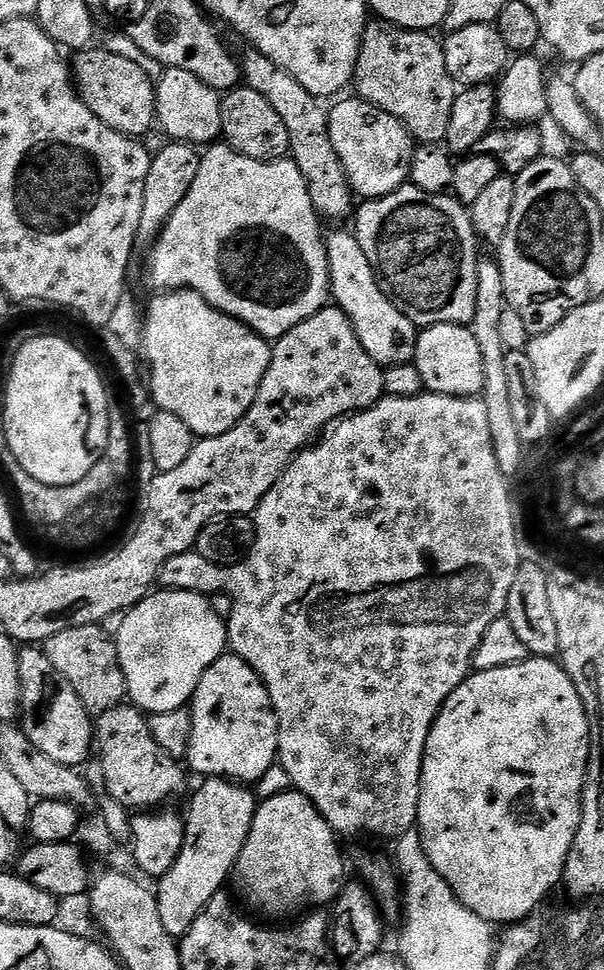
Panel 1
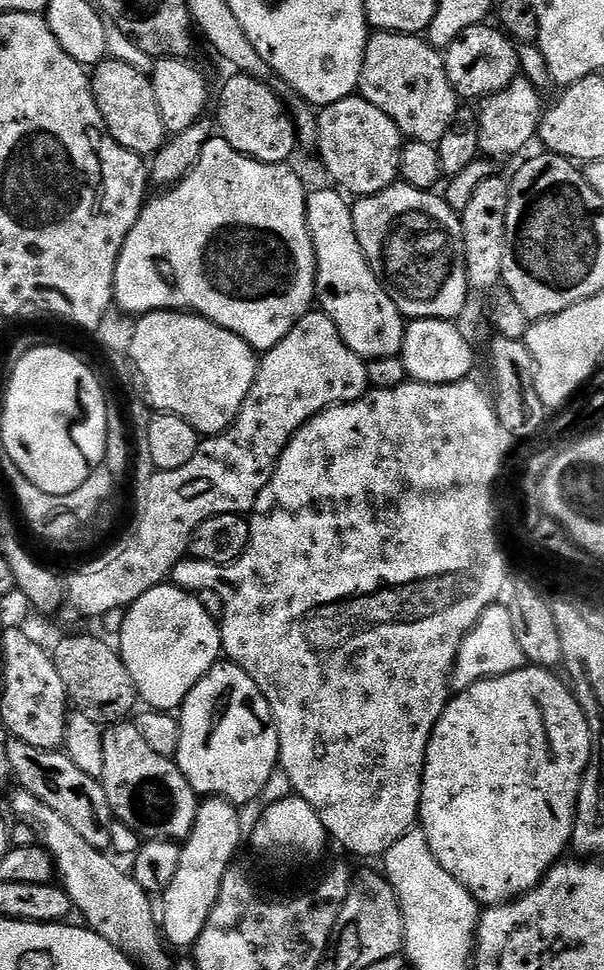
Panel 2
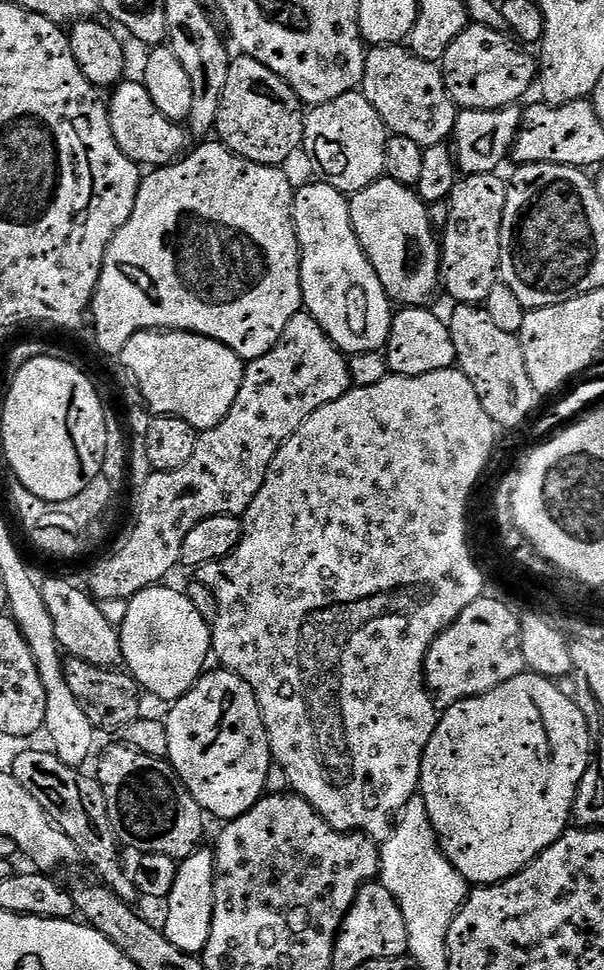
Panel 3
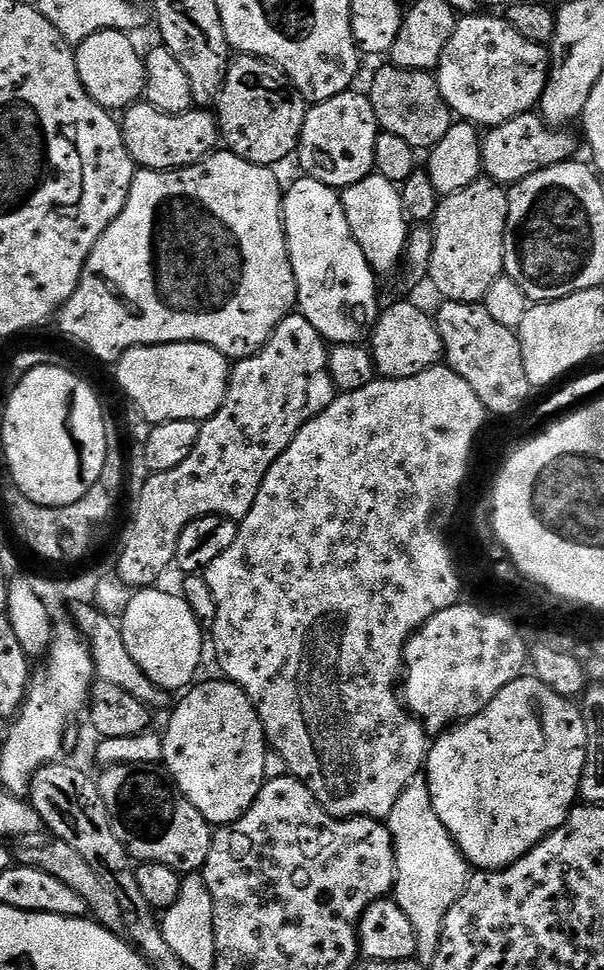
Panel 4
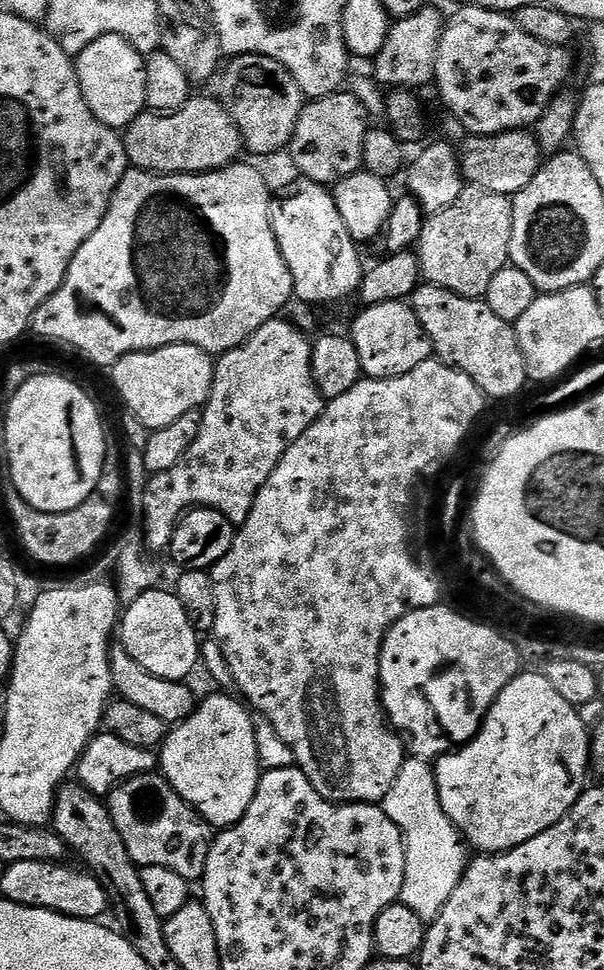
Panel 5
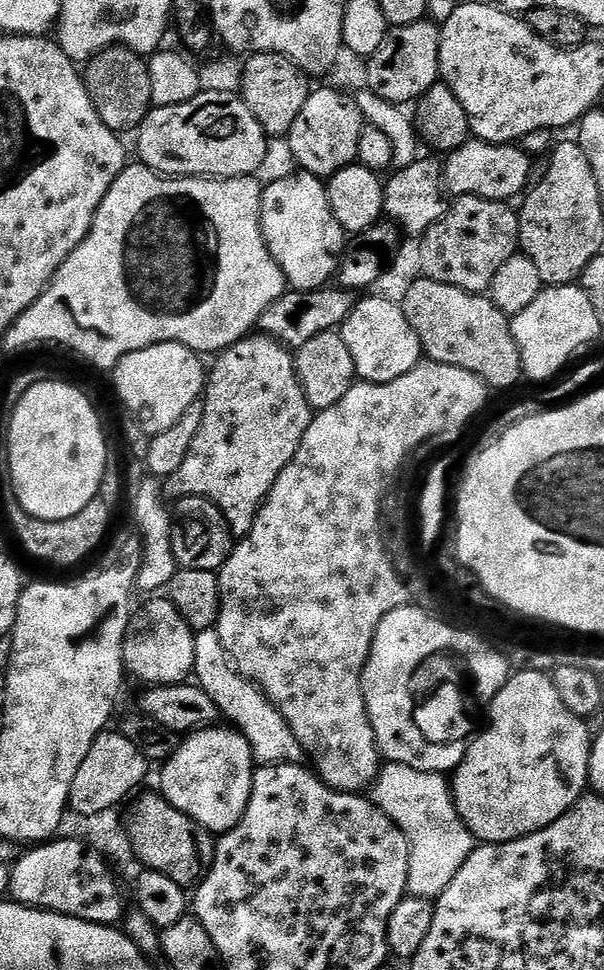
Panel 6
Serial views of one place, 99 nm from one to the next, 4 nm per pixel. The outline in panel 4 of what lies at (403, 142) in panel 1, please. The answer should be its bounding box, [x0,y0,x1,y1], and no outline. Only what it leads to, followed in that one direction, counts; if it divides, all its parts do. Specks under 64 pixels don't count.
[298,90,382,190]

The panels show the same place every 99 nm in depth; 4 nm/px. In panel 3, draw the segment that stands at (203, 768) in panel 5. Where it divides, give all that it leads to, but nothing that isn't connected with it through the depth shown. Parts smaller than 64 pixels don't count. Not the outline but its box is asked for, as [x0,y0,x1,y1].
[166,670,272,822]

